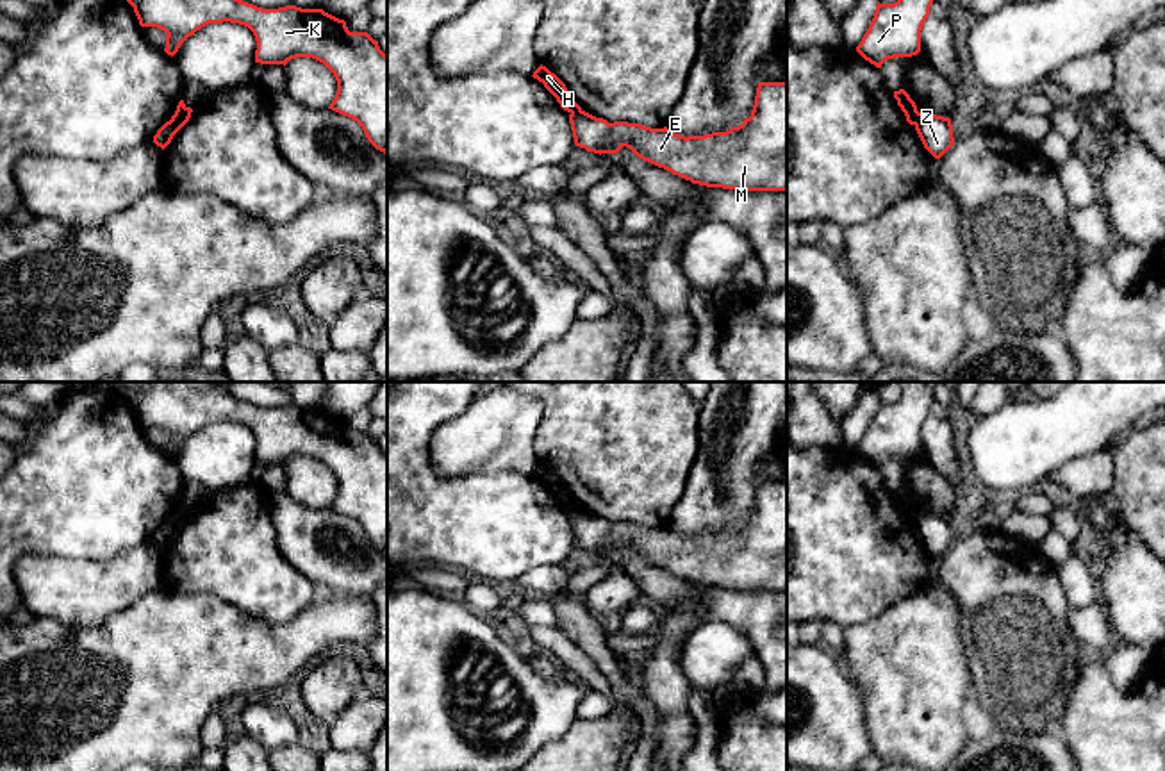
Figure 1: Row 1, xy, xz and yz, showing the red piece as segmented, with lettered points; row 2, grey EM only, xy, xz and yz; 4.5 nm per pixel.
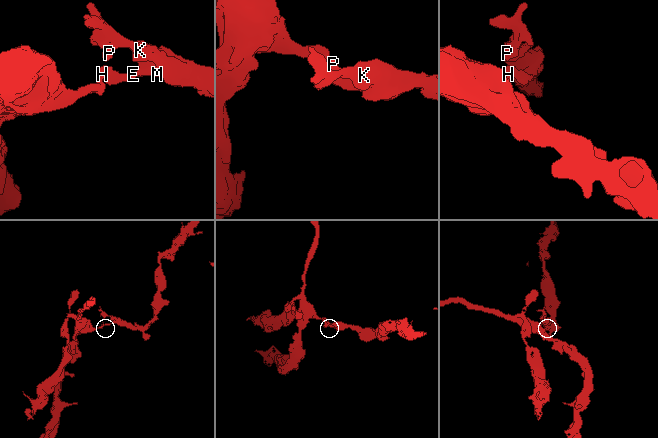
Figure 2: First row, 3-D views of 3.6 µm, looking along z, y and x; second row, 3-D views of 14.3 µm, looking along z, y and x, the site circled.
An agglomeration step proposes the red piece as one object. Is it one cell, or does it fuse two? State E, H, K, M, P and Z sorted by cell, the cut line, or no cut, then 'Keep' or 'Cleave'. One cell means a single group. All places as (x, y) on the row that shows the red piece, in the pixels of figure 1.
Groups: E K M P Z / H. Split along yz (919, 113), (914, 124). Cleave

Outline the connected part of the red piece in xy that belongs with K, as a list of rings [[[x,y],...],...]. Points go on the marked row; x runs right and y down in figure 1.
[[[127,0],[141,27],[164,30],[168,55],[175,55],[180,45],[209,23],[239,23],[248,27],[257,41],[255,62],[287,64],[296,57],[312,57],[323,62],[337,80],[332,111],[355,120],[368,141],[387,155],[387,55],[368,32],[350,32],[344,20],[323,9],[302,9],[285,5],[262,9],[243,0]]]

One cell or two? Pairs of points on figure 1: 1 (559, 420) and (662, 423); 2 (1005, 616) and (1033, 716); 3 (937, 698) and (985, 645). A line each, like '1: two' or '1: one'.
1: one
2: one
3: two

